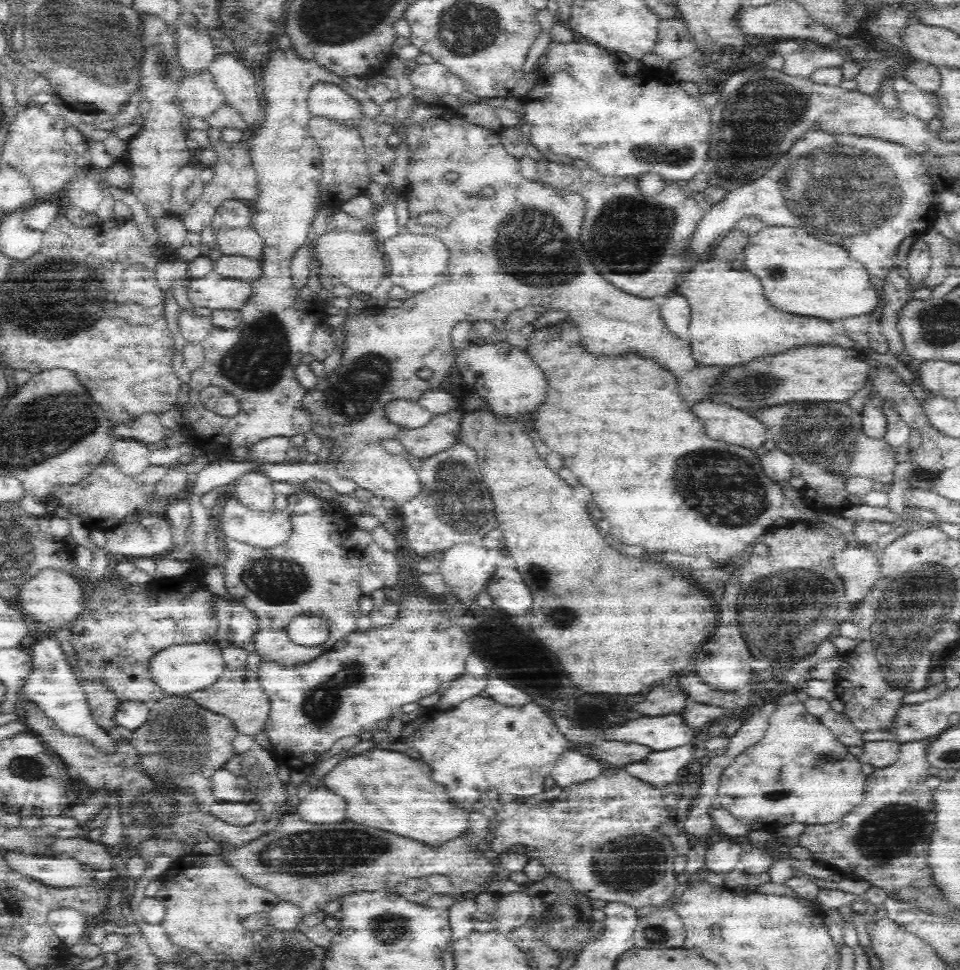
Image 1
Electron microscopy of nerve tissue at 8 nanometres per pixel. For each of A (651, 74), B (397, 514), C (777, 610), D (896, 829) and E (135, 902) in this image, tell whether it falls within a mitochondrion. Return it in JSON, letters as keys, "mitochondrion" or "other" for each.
{"A":"other","B":"other","C":"mitochondrion","D":"mitochondrion","E":"other"}

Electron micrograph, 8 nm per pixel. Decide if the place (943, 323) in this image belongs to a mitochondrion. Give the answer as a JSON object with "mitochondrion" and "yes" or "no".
{"mitochondrion":"yes"}

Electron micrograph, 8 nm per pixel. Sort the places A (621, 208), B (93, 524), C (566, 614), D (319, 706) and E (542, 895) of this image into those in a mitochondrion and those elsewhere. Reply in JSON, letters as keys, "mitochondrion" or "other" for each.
{"A":"mitochondrion","B":"other","C":"mitochondrion","D":"mitochondrion","E":"other"}

